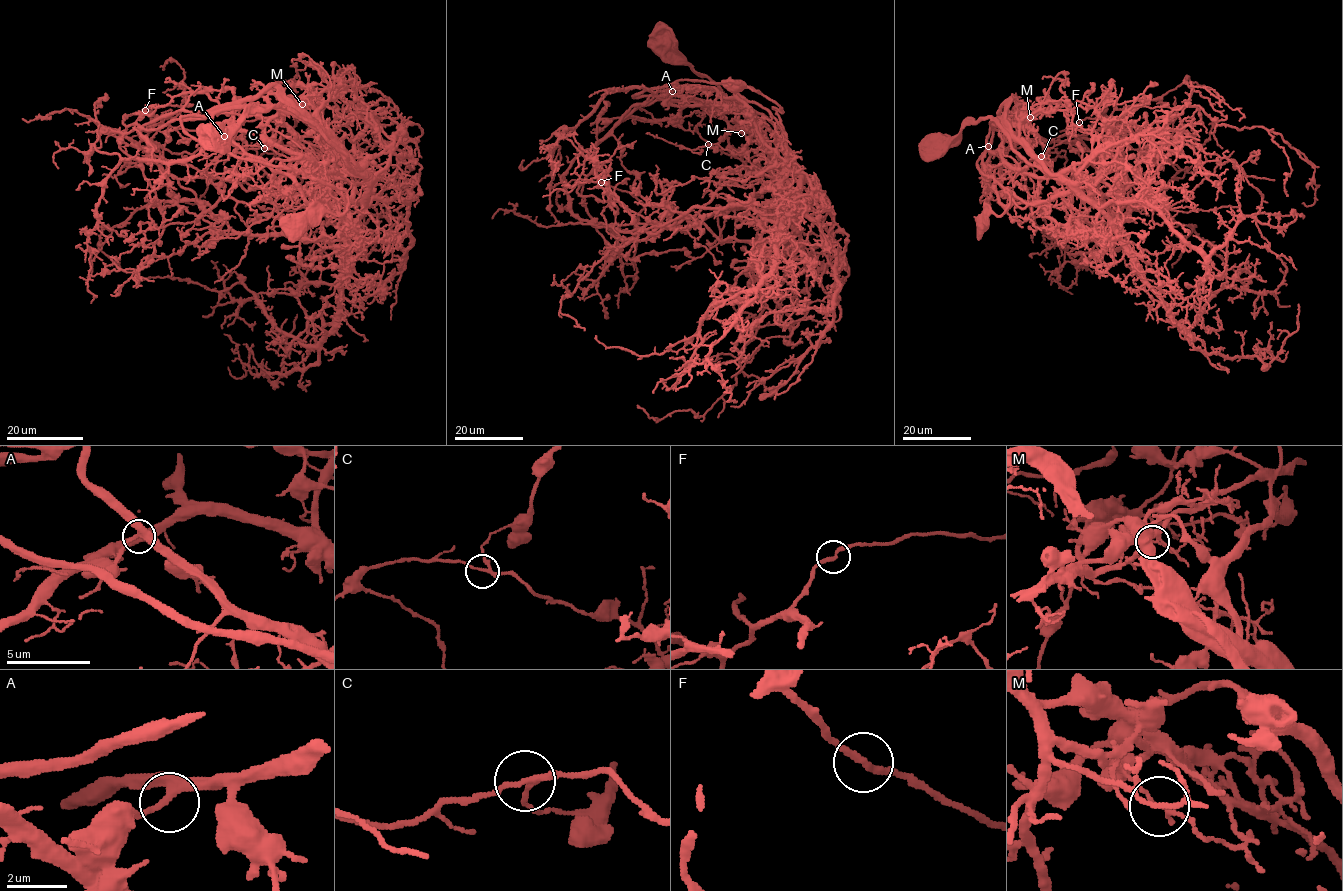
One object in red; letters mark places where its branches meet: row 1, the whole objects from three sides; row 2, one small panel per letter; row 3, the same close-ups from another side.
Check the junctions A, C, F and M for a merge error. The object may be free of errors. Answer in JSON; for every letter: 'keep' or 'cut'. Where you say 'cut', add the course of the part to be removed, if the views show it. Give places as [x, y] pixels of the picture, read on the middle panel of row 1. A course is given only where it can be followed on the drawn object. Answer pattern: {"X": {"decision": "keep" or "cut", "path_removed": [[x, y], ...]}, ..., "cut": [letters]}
{"A": {"decision": "keep"}, "C": {"decision": "keep"}, "F": {"decision": "keep"}, "M": {"decision": "cut", "path_removed": [[741, 133], [706, 102], [739, 106], [788, 168], [787, 276], [704, 414], [637, 405]]}, "cut": ["M"]}

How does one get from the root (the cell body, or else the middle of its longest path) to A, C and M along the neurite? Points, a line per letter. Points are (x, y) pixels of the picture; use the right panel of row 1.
A: (936, 142), (941, 147), (965, 125), (996, 118), (999, 121), (993, 120), (989, 128), (988, 146)
C: (936, 142), (941, 147), (965, 125), (996, 118), (1028, 122), (1045, 146), (1041, 156)
M: (936, 142), (941, 147), (965, 125), (987, 118), (1022, 123), (1030, 117)

